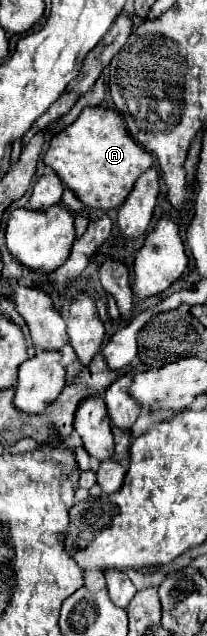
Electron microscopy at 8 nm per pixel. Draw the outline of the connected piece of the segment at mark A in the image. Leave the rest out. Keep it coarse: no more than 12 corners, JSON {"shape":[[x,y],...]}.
{"shape":[[86,106],[44,162],[86,208],[118,208],[152,156]]}

